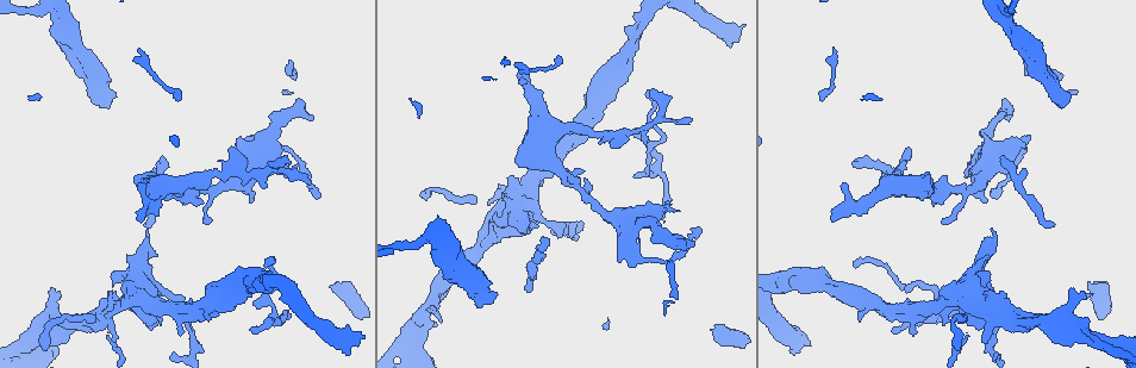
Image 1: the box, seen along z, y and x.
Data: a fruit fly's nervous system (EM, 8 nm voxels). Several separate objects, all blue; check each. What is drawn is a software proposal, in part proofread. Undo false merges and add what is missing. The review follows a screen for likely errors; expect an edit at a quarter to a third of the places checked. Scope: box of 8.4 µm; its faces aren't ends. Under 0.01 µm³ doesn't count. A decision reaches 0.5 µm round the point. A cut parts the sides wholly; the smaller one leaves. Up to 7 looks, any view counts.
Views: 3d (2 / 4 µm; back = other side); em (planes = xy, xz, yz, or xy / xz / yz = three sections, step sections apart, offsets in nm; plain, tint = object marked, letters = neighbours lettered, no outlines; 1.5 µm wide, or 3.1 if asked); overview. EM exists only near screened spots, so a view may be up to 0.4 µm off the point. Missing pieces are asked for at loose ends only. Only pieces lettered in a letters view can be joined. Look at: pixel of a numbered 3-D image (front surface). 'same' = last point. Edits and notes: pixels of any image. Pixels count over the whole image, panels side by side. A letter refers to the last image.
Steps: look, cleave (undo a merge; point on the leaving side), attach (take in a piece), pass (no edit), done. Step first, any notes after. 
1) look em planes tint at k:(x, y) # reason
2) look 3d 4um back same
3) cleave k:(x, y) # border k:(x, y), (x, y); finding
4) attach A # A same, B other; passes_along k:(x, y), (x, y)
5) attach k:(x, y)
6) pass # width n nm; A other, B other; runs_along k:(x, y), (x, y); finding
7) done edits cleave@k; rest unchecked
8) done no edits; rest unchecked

look em planes tint at 1:(1061, 109) # an open end

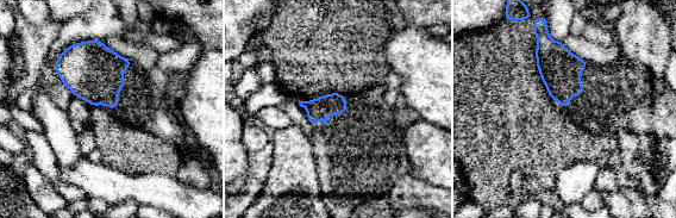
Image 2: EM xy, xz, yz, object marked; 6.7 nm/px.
look em planes letters same # see the neighbours

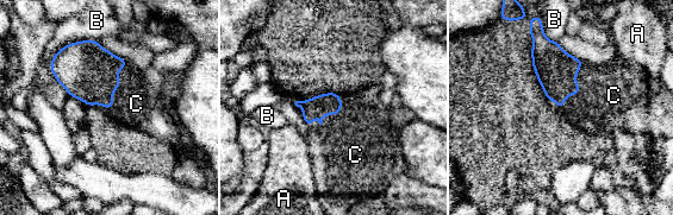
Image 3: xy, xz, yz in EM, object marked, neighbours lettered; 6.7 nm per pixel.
attach C # A other, B other, C same; the neuron continues

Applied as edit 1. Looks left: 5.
look overview # redraw

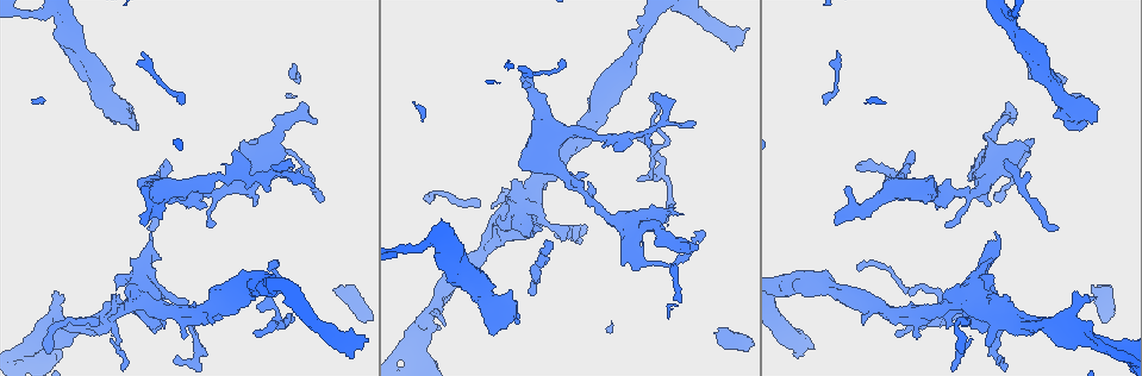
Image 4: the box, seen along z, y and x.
look 3d 2um back at 4:(837, 224) # branch stops here

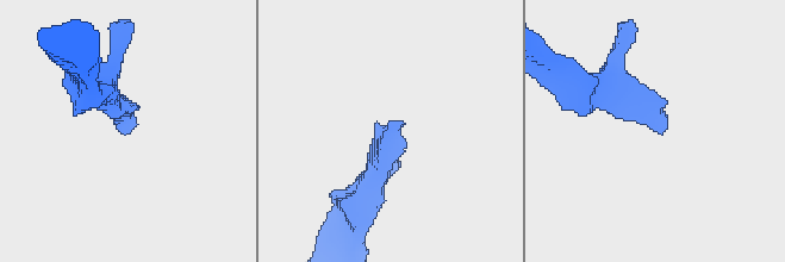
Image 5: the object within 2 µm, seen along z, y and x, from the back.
look em 3.1um planes plain at 5:(121, 134) # shape alone is not enough

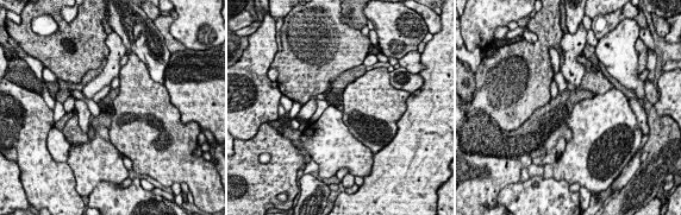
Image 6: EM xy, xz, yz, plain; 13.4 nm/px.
look em 3.1um planes letters same # see the neighbours

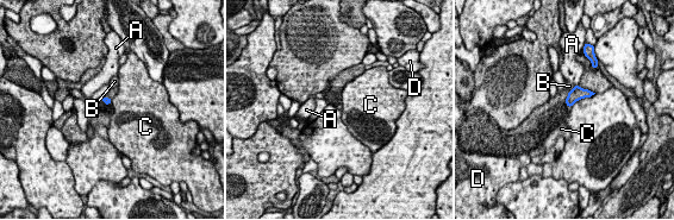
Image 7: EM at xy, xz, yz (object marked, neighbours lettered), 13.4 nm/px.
attach D # longest_contact D 130 nm; A other, B other, C other, D same; passes_along 7:(106, 100), (105, 102), (101, 106); it goes on there

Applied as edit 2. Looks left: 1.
done edits attach@3, attach@7; rest unchecked

